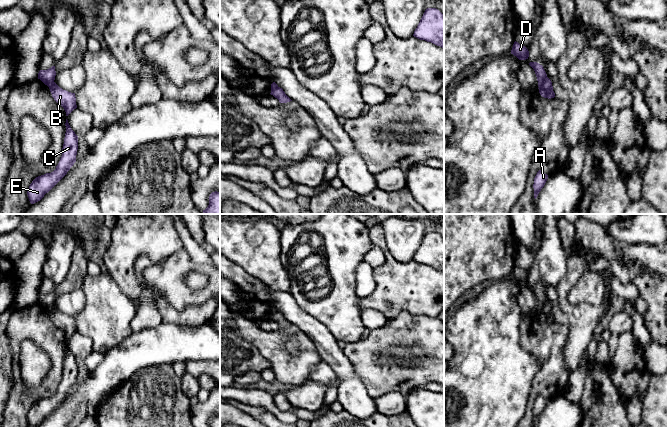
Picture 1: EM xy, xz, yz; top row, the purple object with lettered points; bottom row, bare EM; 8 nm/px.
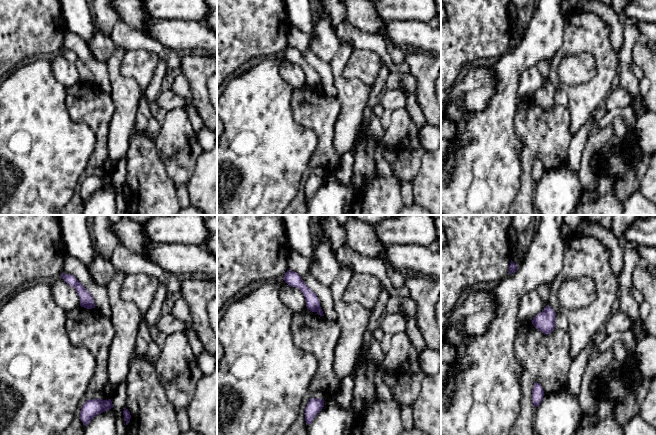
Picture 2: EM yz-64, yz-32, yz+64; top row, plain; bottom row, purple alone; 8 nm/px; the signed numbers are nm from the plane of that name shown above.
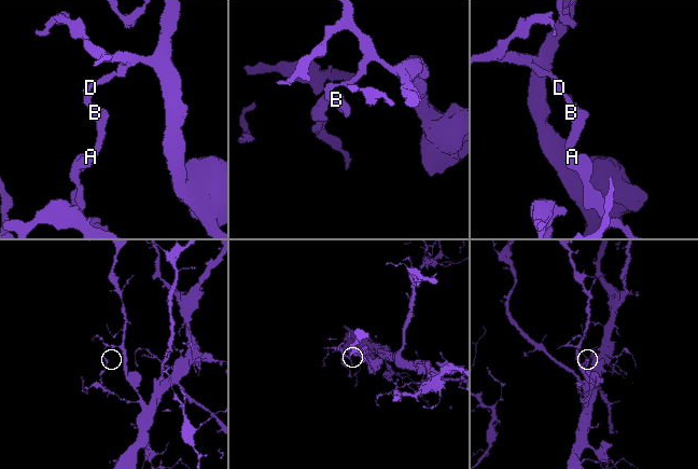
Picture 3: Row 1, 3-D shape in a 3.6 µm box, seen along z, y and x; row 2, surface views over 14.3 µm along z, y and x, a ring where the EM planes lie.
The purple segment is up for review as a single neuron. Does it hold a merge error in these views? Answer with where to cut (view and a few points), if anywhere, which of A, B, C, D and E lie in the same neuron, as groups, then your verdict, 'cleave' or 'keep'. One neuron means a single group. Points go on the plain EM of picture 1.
yz (547, 301), (539, 311) | A B C E / D | cleave

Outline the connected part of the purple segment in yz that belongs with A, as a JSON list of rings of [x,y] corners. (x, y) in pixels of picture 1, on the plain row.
[[[539,394],[534,402],[534,422],[536,423],[541,413],[544,411],[546,405],[548,403],[548,399]]]

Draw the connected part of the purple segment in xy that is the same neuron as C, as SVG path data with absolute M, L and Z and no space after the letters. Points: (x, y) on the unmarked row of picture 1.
M67 343L65 350L66 357L60 385L53 396L38 400L32 405L27 415L30 427L40 425L67 398L76 386L78 360L71 353Z

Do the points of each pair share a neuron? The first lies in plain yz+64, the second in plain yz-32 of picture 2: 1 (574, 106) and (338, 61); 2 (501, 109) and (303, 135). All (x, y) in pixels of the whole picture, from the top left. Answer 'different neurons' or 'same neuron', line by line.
1: same neuron
2: same neuron

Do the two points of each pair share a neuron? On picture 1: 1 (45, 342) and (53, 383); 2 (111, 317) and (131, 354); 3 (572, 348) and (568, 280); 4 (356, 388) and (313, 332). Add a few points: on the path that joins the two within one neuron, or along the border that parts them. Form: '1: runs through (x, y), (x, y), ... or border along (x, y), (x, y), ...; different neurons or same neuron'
1: runs through (55, 352), (55, 373); same neuron
2: border along (132, 332), (104, 353); different neurons
3: runs through (575, 331), (575, 315), (563, 303), (563, 297); same neuron
4: runs through (346, 374), (327, 346); same neuron

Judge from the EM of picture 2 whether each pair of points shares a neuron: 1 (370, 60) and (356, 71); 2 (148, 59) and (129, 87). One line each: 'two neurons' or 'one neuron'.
1: one neuron
2: two neurons

